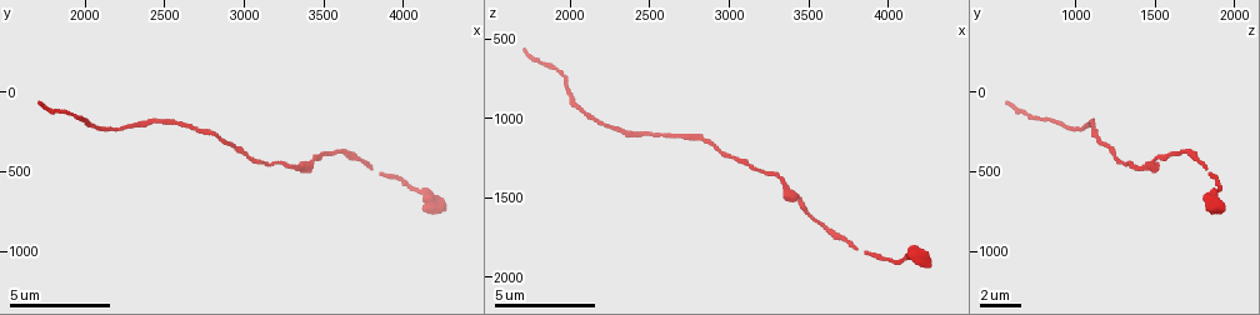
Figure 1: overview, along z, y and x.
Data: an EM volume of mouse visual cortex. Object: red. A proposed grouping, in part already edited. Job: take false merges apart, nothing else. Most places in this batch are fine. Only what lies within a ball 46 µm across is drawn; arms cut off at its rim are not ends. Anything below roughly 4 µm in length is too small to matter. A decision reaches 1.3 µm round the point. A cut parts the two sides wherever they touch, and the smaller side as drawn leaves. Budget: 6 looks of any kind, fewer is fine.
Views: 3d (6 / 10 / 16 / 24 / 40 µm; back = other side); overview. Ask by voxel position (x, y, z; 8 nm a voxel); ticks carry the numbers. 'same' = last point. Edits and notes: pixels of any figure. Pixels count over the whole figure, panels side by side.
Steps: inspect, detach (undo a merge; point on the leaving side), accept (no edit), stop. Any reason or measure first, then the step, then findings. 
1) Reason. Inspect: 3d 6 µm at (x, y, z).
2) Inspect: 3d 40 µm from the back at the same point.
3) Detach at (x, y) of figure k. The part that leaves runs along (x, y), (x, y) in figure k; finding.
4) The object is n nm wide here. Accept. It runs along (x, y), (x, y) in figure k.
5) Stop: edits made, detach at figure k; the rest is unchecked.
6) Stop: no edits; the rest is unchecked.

Inspect: 3d 6 µm at (3760, 440, 1780).

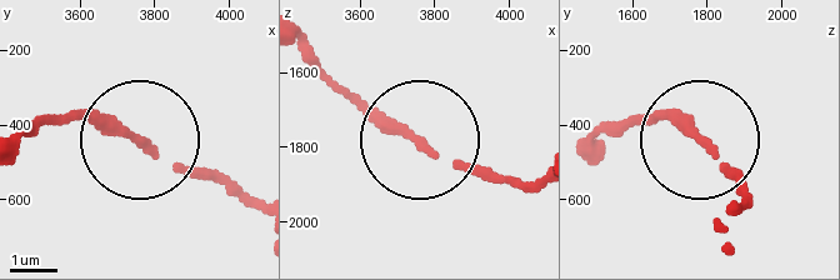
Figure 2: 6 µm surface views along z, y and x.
Inspect: 3d 6 µm from the back at (3760, 440, 1800).

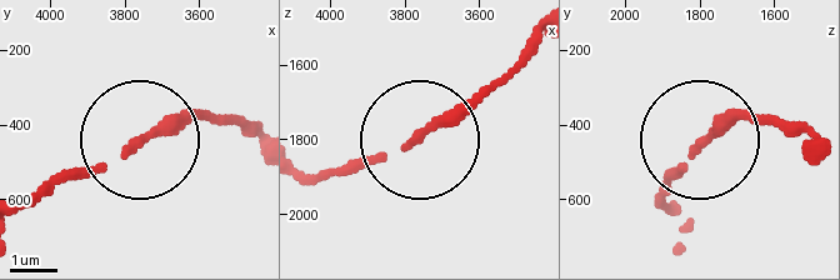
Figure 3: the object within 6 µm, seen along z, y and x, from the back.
Accept. Continuous, no second cell.

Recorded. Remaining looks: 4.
Inspect: 3d 16 µm at (2180, 220, 1020).

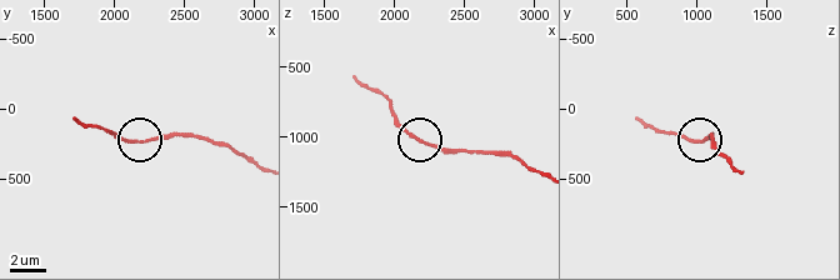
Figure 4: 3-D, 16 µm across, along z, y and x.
Inspect: 3d 6 µm at the same point.

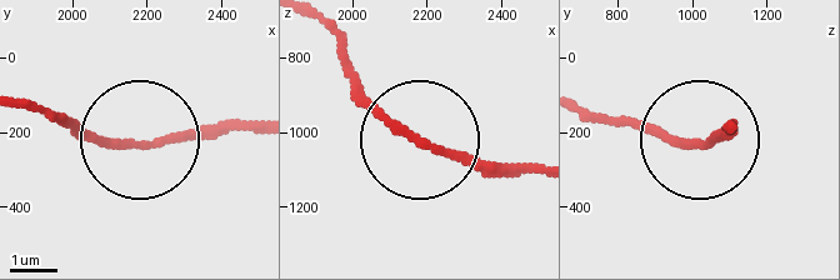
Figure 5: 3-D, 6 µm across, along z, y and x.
Accept. It runs along (253, 130), (110, 141), (66, 121) in figure 5; one cell here.

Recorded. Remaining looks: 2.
Inspect: 3d 10 µm at (3000, 380, 1220).

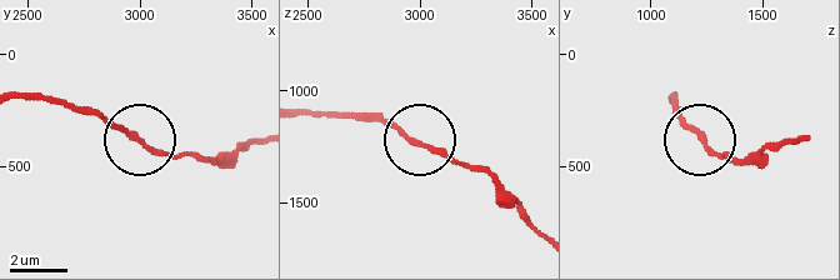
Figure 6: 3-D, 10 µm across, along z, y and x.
Accept. All the same cell.

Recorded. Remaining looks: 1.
Stop: no edits; the rest is unchecked.

